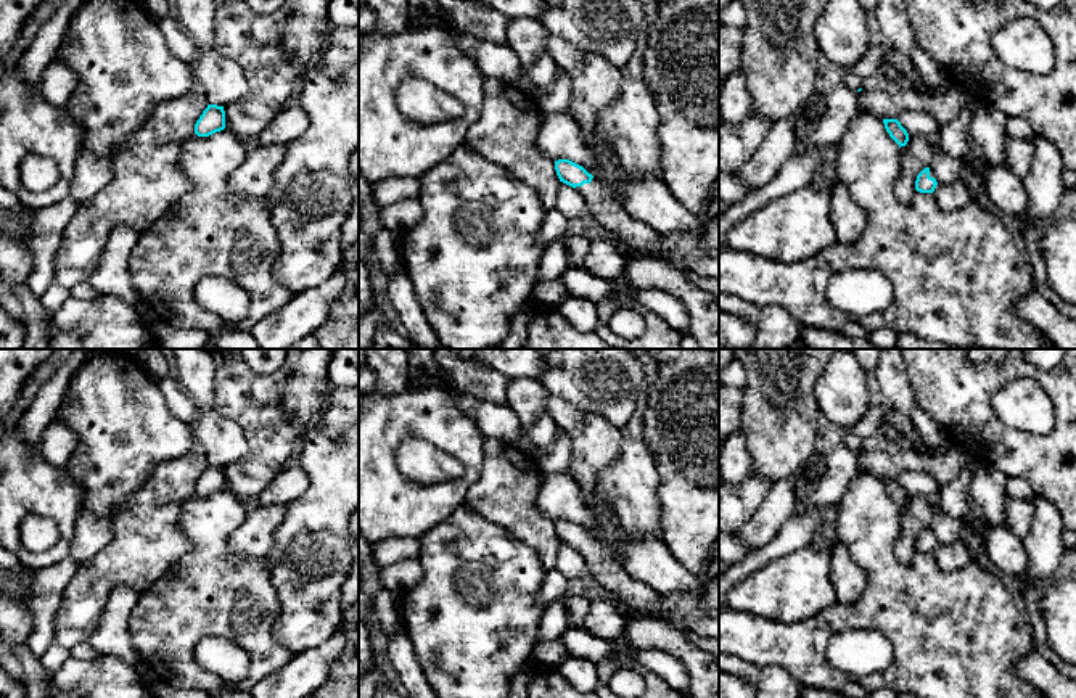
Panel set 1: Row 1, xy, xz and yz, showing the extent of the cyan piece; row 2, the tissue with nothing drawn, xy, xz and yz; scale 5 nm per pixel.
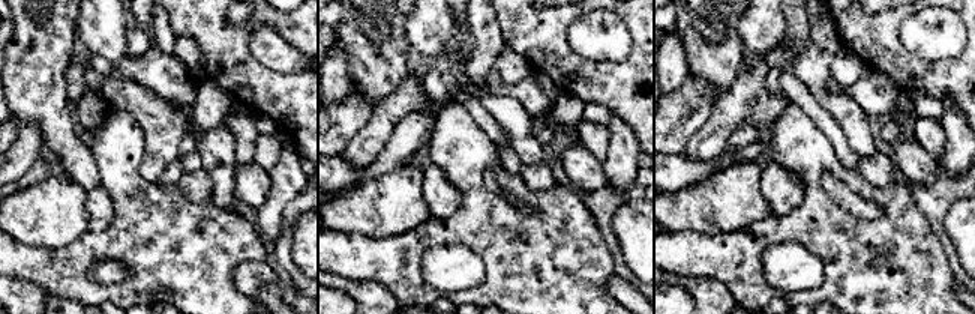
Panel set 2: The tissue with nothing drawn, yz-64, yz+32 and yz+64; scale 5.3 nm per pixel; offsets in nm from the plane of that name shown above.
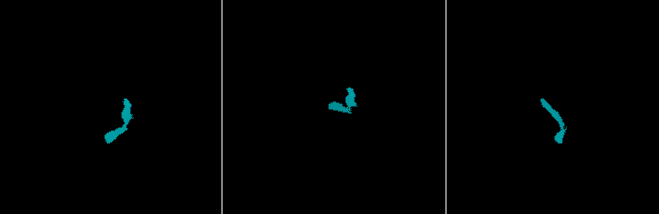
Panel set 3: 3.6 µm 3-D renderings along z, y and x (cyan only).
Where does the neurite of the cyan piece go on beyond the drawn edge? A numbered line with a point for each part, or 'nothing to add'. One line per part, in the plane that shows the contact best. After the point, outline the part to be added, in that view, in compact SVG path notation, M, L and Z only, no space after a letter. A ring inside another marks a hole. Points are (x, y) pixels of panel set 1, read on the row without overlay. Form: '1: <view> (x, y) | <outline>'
1: xz (602, 565) | M597 537L590 544L576 547L585 561L585 573L600 582L611 597L619 598L624 605L651 611L658 606L661 595L647 584L630 577L614 552Z
2: yz (853, 441) | M849 428L840 429L838 437L843 439L852 452L862 449L862 439L857 434L851 433Z

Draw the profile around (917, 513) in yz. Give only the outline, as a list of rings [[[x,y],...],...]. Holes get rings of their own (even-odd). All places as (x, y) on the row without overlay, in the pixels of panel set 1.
[[[909,494],[909,502],[906,507],[901,507],[901,536],[894,542],[894,555],[904,563],[909,565],[915,553],[917,536],[930,528],[933,518],[933,510],[930,502],[925,497]]]

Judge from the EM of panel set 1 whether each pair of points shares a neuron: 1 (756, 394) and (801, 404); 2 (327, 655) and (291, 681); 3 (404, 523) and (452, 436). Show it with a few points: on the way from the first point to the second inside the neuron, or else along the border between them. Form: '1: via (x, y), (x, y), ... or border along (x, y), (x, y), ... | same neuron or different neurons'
1: via (767, 394), (772, 394), (782, 404), (790, 404) | same neuron
2: via (319, 661), (299, 677) | same neuron
3: via (385, 486), (385, 441), (406, 420), (415, 420) | same neuron

